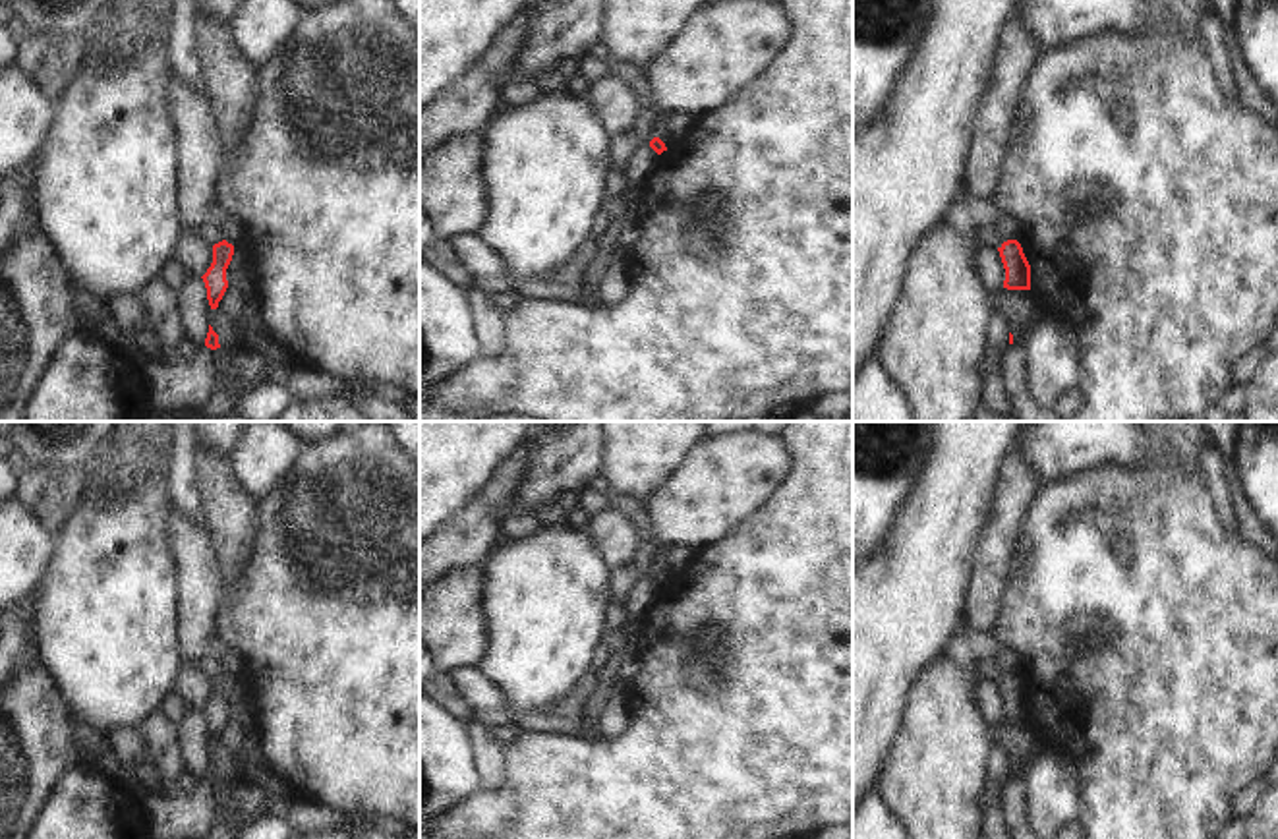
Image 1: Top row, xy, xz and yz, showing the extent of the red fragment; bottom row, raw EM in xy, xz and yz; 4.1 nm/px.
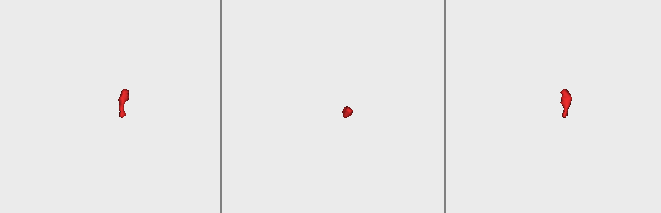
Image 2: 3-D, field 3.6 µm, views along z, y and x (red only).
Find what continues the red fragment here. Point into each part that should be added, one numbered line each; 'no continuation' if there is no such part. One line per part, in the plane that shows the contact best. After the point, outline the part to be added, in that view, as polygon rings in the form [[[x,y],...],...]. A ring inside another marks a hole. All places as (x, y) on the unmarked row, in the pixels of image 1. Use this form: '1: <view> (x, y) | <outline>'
1: yz (985, 667) | [[[976,659],[973,661],[973,671],[978,673],[982,679],[1002,680],[1002,673],[996,669],[994,659]]]

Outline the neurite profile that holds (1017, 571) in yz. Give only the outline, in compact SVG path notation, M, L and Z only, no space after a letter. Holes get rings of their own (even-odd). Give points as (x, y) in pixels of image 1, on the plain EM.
M1019 537L1013 547L1013 555L1005 572L1005 592L1013 586L1021 586L1029 578L1029 570L1032 566L1034 547L1027 537Z

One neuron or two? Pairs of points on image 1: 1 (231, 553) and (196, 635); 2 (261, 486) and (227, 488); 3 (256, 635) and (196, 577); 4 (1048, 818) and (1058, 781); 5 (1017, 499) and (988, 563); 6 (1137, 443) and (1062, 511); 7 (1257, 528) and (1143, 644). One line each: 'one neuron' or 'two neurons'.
1: two neurons
2: two neurons
3: two neurons
4: one neuron
5: one neuron
6: two neurons
7: two neurons

